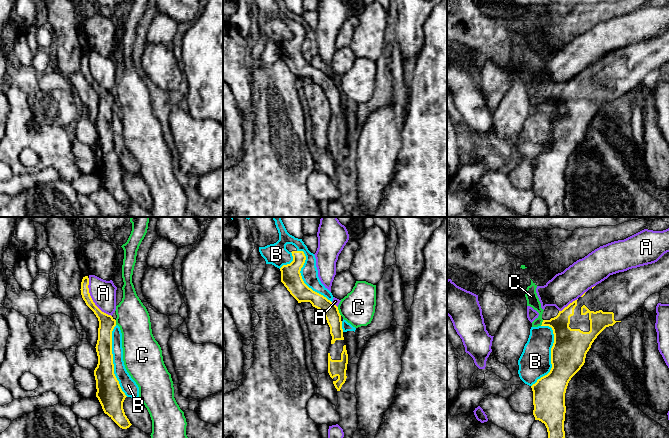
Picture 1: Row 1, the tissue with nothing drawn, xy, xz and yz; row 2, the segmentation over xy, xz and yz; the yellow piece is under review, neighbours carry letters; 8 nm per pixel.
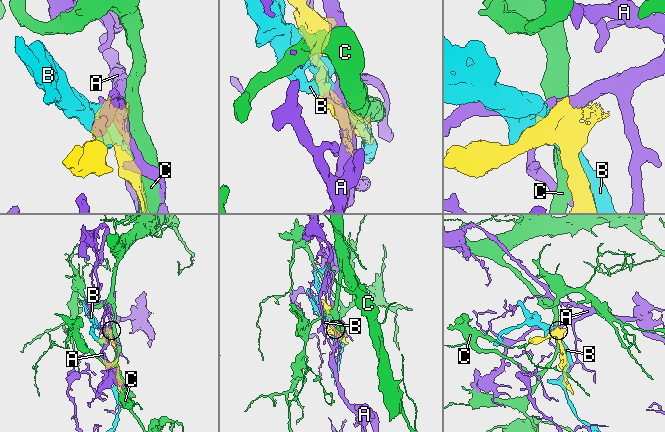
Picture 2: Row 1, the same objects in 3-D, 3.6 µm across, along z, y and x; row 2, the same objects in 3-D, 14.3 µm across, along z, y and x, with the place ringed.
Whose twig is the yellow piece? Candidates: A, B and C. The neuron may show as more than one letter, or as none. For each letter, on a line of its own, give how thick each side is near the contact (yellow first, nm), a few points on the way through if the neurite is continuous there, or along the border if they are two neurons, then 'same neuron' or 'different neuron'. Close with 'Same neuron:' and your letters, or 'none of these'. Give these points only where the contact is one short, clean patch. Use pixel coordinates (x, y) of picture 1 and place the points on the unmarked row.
A: 130/200 nm | different neuron
B: 280/260 nm | different neuron
C: 120/280 nm | along xz (337, 83), (341, 91) | different neuron
Same neuron: none of these

